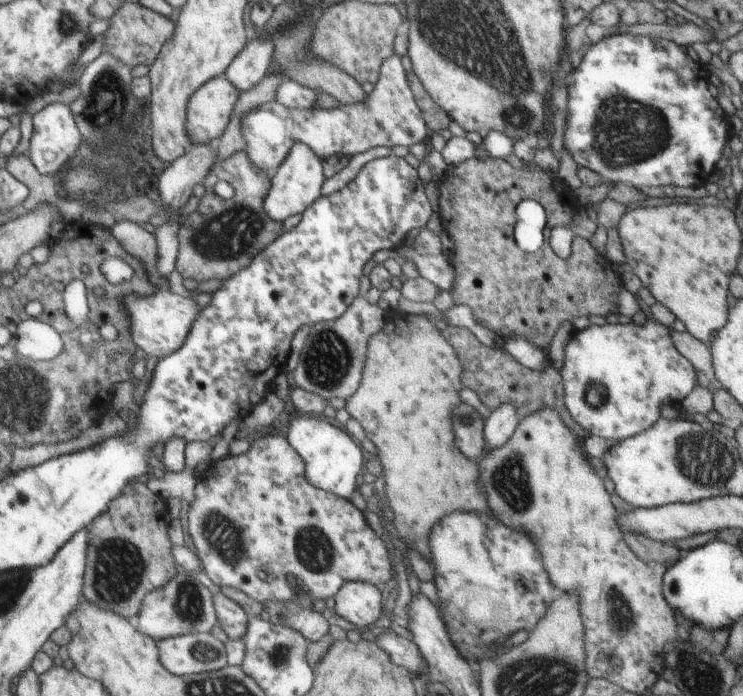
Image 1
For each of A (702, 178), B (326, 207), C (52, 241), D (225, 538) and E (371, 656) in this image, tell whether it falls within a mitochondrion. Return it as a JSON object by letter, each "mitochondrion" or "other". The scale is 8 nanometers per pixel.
{"A":"other","B":"other","C":"other","D":"mitochondrion","E":"other"}

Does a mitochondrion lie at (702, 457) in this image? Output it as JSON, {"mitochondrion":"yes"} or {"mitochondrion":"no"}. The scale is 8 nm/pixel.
{"mitochondrion":"yes"}

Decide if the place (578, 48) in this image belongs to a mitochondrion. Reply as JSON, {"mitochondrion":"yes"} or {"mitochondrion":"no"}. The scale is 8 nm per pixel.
{"mitochondrion":"no"}

